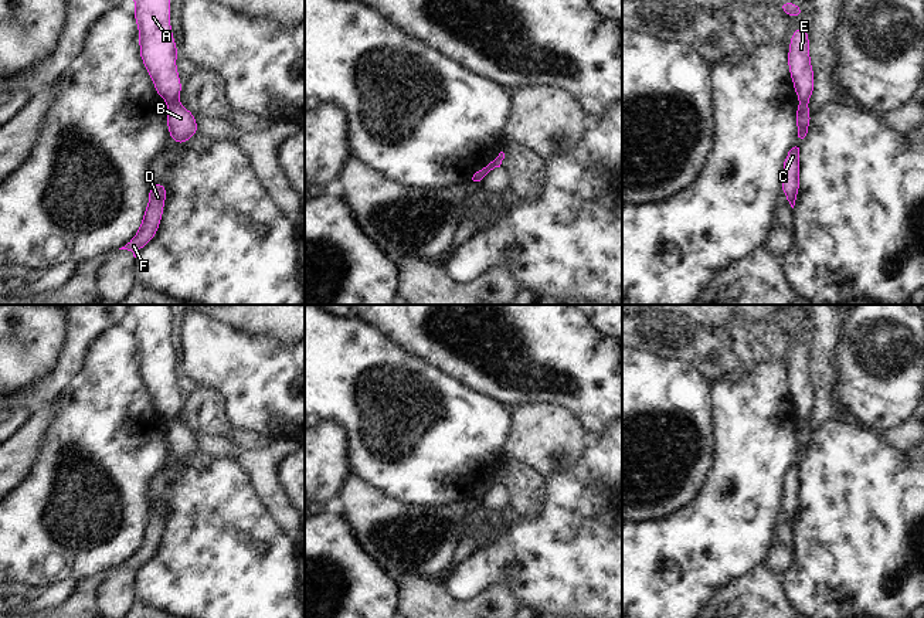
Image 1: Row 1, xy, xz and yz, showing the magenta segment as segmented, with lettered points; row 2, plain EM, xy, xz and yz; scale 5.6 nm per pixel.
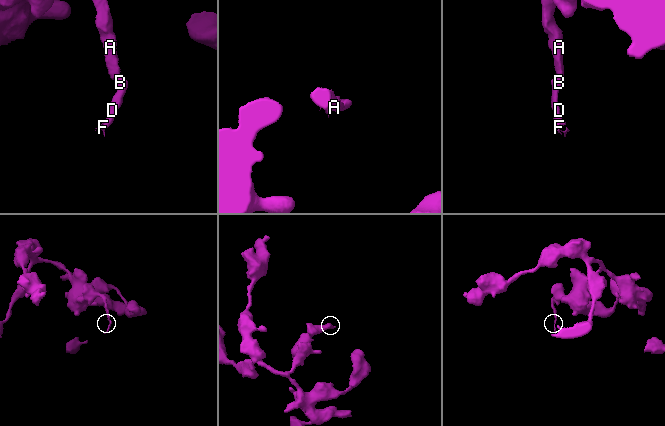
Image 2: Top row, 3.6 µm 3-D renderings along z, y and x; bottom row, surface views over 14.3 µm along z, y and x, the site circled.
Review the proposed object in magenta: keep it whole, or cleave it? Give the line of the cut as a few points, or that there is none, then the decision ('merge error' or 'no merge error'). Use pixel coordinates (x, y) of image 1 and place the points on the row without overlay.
cut in yz along (799, 418), (807, 423); merge error

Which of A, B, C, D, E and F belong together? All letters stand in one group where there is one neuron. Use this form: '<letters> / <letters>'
A E / B C D F

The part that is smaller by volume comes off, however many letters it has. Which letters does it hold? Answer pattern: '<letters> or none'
B, C, D, F

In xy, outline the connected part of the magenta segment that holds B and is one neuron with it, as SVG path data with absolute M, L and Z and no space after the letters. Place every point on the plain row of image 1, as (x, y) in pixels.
M171 420L167 424L166 439L171 458L183 464L190 455L198 451L196 432L180 420Z

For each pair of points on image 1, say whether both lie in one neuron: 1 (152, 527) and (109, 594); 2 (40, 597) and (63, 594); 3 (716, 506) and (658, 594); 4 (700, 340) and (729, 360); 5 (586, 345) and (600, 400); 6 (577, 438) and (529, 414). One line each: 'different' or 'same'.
1: same
2: same
3: same
4: same
5: same
6: same

